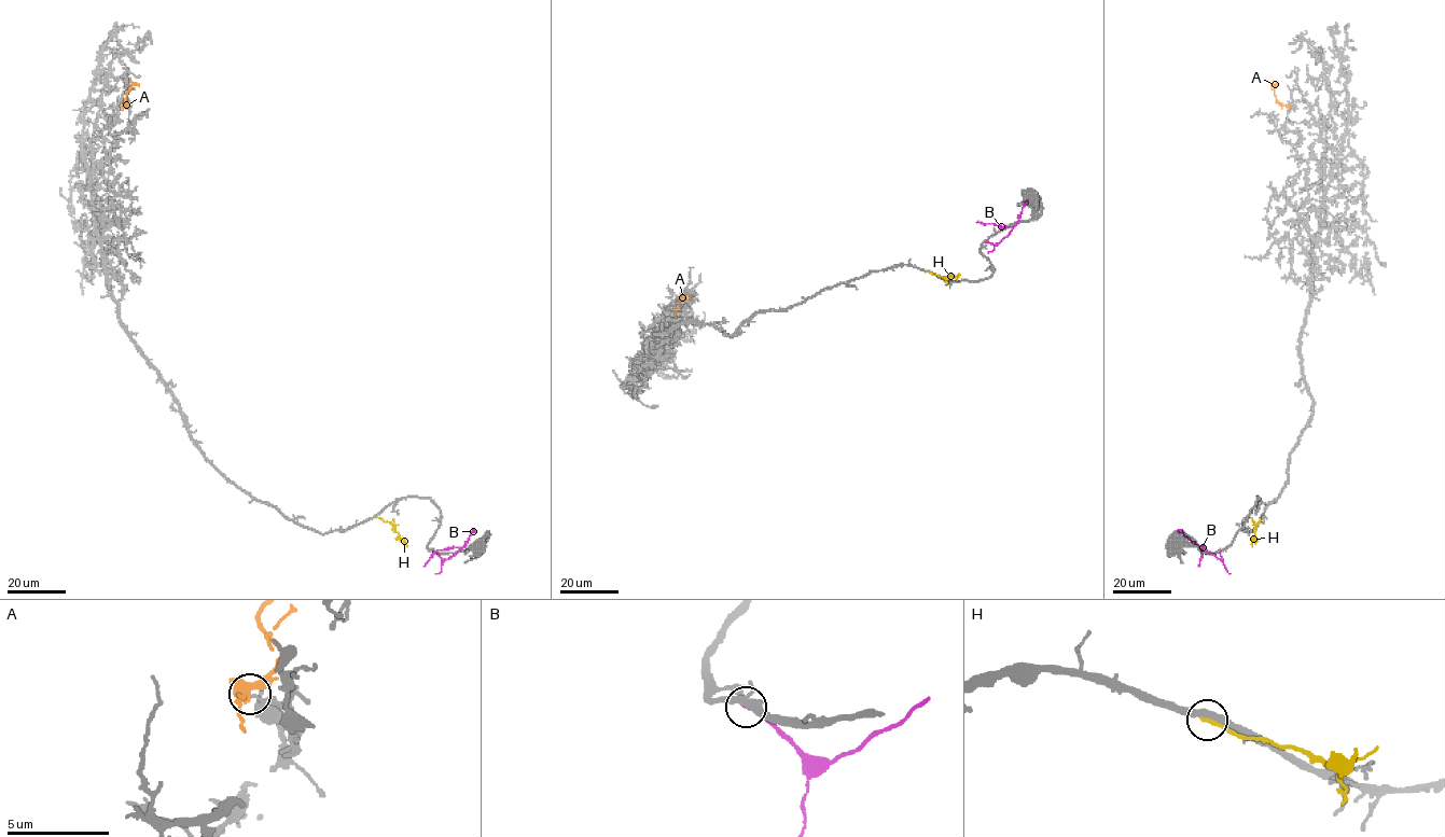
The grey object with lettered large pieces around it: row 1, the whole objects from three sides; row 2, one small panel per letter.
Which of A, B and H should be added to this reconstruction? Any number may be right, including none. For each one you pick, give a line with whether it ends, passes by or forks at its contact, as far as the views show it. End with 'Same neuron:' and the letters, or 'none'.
Same neuron: none

